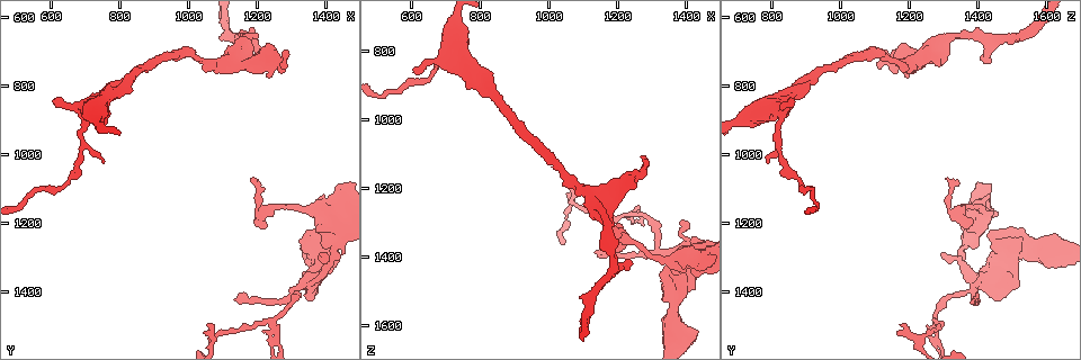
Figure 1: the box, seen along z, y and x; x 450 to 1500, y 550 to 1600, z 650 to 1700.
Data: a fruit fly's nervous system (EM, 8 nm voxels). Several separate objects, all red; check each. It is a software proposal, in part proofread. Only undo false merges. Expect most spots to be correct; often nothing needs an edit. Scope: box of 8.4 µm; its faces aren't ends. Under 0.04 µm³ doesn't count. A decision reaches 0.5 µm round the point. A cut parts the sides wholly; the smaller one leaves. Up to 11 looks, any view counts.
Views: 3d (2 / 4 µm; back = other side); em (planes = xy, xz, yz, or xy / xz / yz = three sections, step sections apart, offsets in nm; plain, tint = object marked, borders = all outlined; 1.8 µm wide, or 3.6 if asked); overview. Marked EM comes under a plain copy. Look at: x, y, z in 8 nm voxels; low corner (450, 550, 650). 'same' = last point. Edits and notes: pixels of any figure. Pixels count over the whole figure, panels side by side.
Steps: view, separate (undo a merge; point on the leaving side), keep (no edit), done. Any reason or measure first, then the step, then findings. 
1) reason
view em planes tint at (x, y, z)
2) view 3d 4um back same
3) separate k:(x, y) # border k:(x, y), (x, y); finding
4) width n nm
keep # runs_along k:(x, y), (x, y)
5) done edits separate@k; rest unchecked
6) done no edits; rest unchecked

branch point
view em yz step 16 tint at (1385, 1345, 1435)

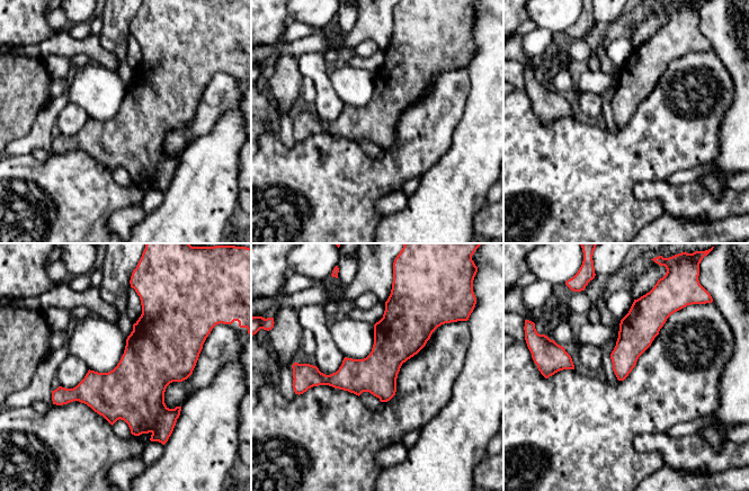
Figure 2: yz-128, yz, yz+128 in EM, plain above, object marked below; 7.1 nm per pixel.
keep # runs_along 2:(430, 329), (367, 375), (310, 375); all the same neuron

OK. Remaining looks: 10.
branch point
view em xz step 8 tint at (1270, 1460, 1275)

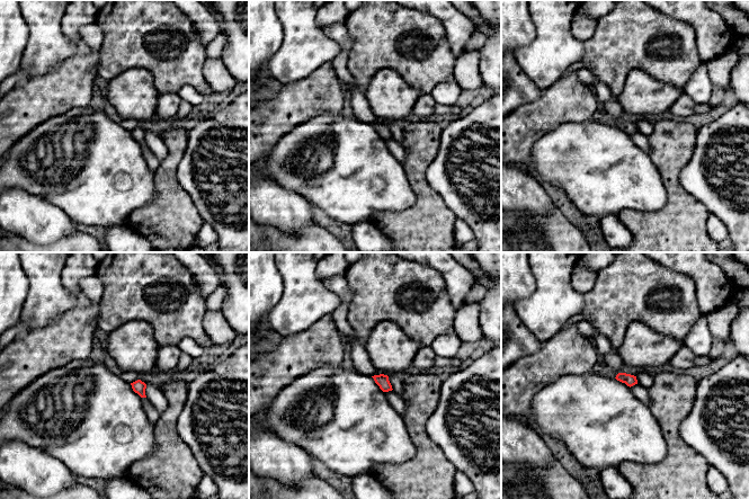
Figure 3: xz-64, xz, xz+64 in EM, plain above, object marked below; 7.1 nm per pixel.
keep # one neuron here

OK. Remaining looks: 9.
calibre changes
view 3d 4um at (1120, 725, 1220)

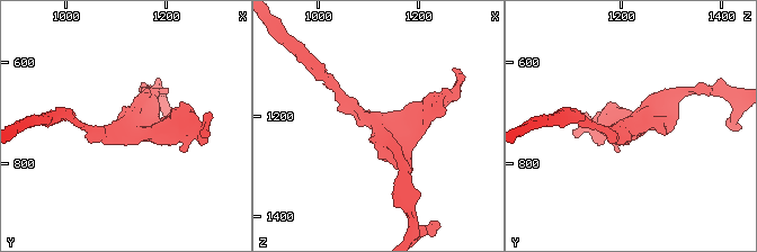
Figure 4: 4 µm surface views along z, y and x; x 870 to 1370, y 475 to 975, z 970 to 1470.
arms 3; shape alone is not enough
view em planes borders at (1120, 730, 1215)

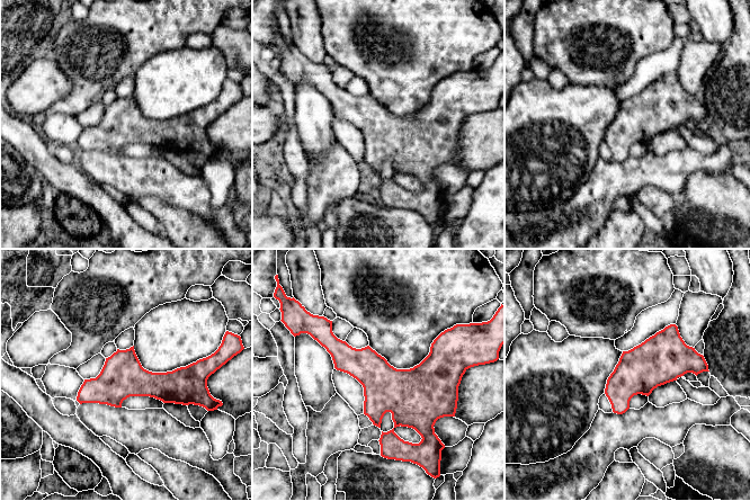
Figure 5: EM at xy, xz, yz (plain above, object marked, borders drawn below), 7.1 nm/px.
width 300 nm
keep # continuous, no second neuron

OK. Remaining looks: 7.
a fork
view 3d 4um at (725, 870, 795)

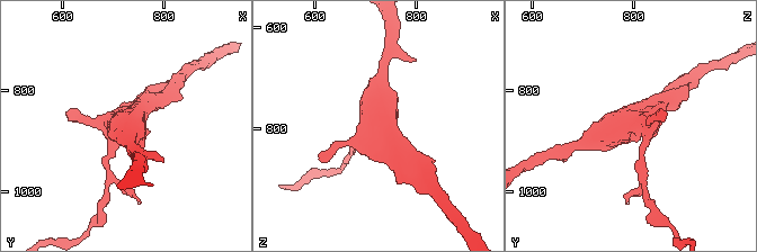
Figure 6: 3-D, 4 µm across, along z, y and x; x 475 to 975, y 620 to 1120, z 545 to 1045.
view em xy step 4 tint at (725, 870, 805)

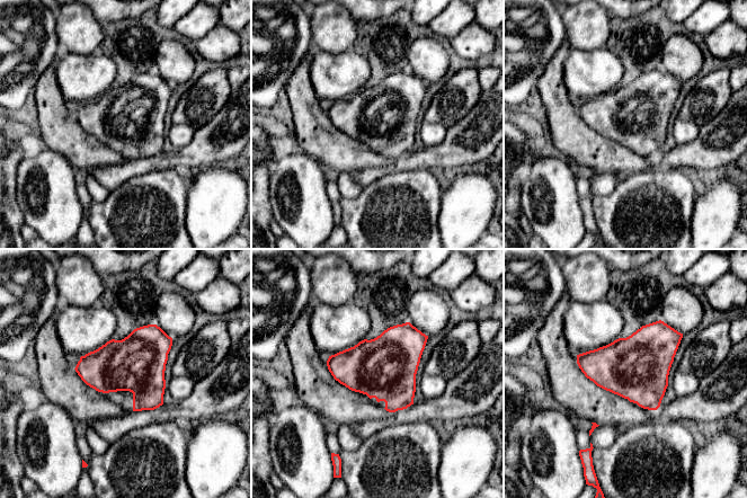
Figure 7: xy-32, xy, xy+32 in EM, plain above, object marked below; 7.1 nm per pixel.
keep # one neuron here

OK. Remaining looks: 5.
done no edits; rest unchecked

